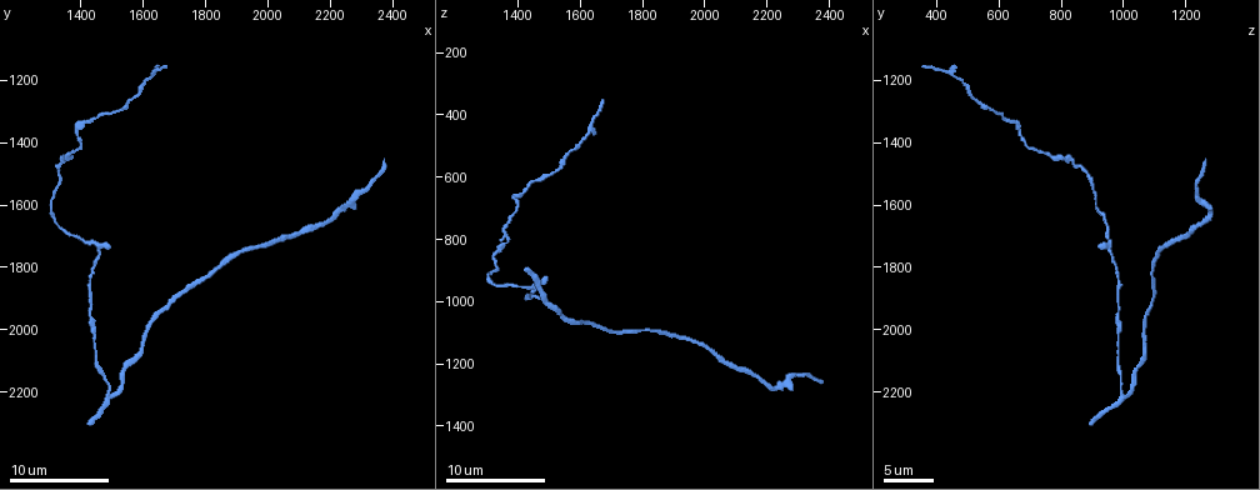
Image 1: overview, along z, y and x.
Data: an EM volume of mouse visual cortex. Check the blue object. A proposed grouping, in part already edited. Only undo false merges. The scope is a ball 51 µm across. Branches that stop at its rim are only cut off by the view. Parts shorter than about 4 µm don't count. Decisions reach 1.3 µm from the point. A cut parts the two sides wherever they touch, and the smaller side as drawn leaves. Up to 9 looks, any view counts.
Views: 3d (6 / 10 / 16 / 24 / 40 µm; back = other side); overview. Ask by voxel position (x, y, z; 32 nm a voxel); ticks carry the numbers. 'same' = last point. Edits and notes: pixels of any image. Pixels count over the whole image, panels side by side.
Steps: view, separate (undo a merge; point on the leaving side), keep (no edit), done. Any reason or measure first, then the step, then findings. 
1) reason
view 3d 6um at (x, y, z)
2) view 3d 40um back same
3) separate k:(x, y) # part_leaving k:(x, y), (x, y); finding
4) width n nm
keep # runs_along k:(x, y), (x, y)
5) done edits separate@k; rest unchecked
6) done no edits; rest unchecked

sudden change in width
view 3d 6um at (1780, 1850, 1100)

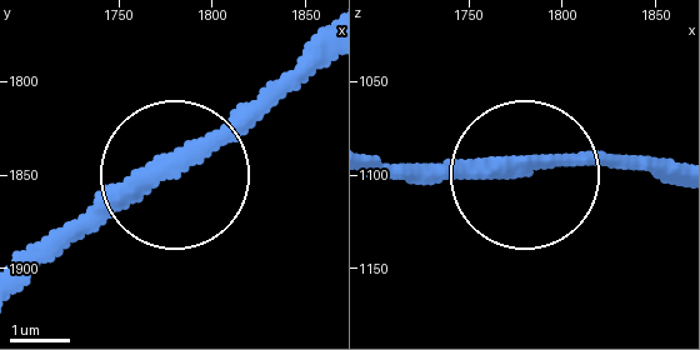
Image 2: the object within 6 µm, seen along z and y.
keep # runs_along 2:(383, 164), (661, 164); all the same cell

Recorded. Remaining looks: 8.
sudden change in width
view 3d 16um at (1320, 1470, 840)

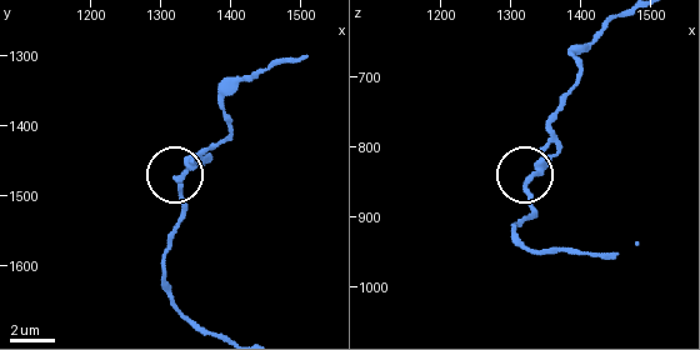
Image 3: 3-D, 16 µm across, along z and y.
view 3d 16um back at (1325, 1475, 840)

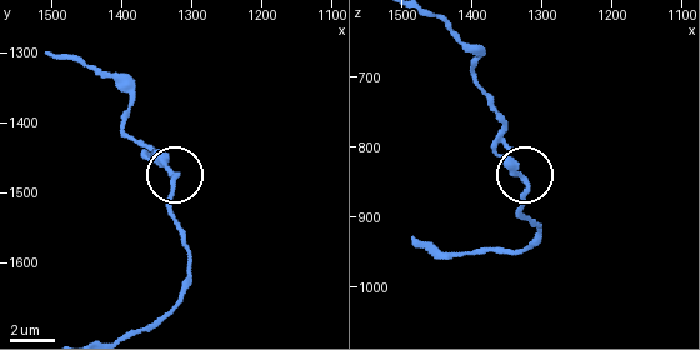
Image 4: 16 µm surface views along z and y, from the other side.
keep # runs_along 4:(471, 251), (523, 250), (539, 229), (494, 141); all the same cell

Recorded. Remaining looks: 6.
thin neck
view 3d 6um at (1570, 1260, 510)

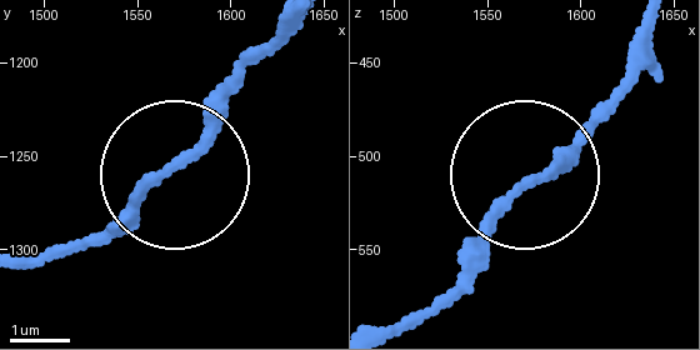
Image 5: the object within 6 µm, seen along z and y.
keep # continuous, no second cell

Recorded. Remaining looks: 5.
thick turns thin
view 3d 10um at (1400, 1380, 680)

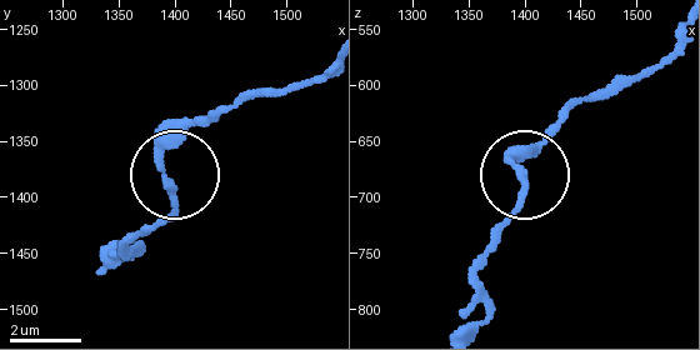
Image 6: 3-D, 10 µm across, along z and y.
keep # one cell here

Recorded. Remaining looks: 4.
done no edits; rest unchecked

